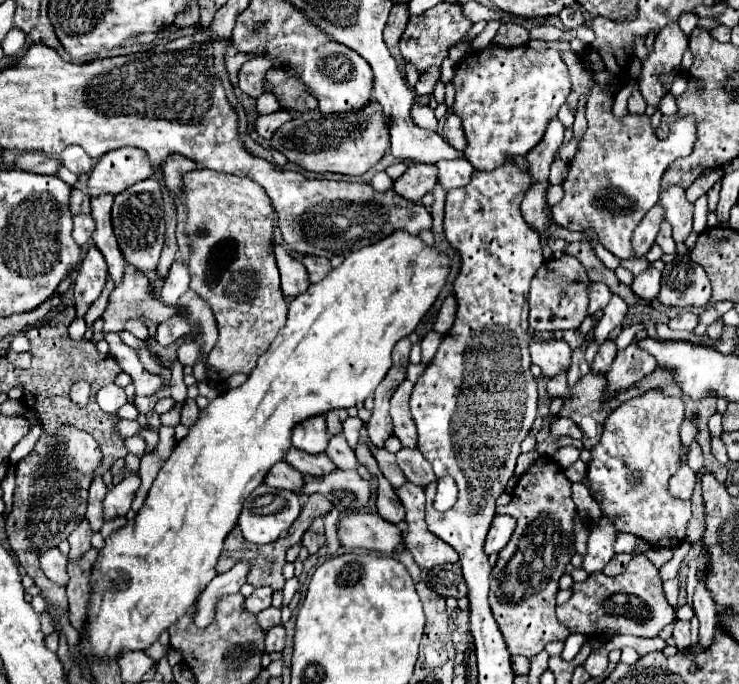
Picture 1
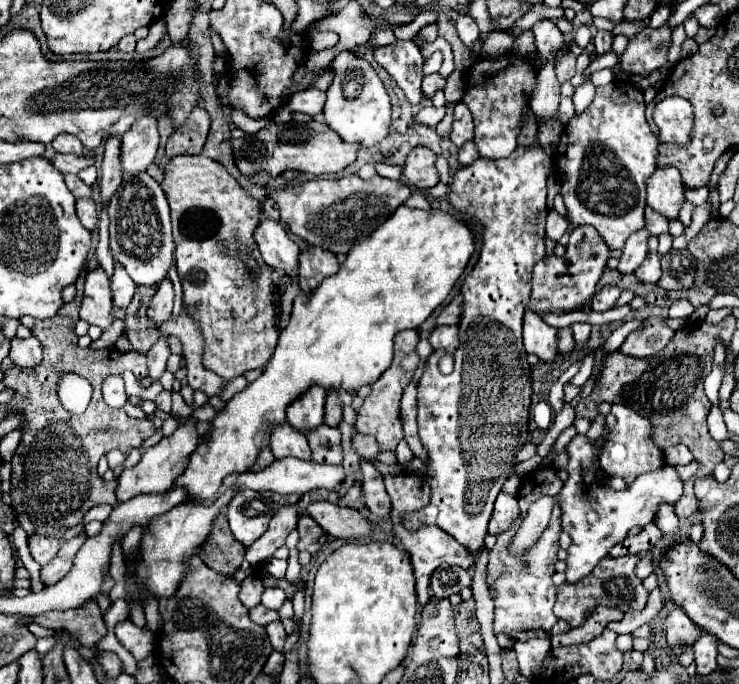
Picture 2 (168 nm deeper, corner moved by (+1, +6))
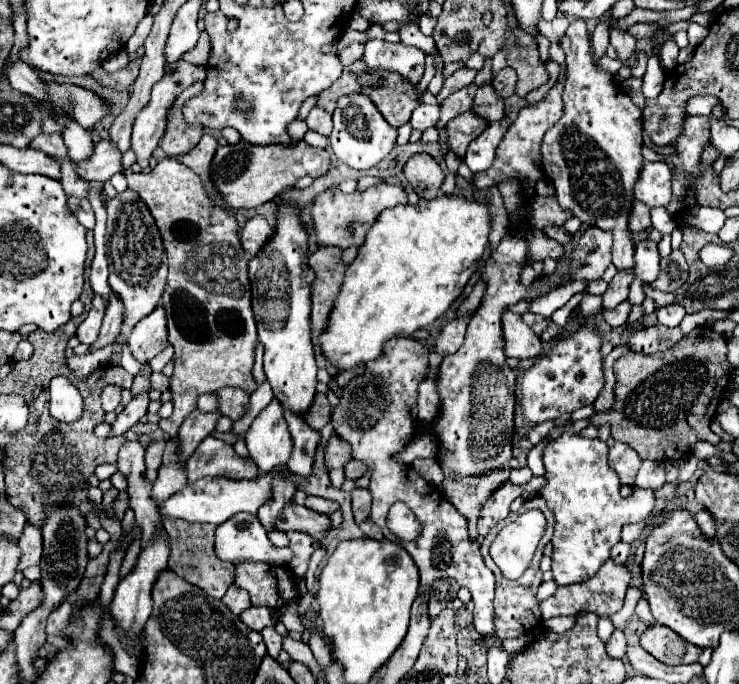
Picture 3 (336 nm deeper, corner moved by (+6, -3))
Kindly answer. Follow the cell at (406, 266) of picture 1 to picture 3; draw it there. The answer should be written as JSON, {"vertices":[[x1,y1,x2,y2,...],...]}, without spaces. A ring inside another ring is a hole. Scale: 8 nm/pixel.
{"vertices":[[440,195,430,201,422,199,416,207,396,205,384,209,366,235,366,243,360,247,356,259,348,265,342,291,330,313,330,323,320,337,324,355,340,369,352,369,356,363,366,363,380,357,382,347,392,337,408,337,416,329,434,323,462,293,488,247,488,235,492,231,492,215,488,201,470,201,458,195]]}

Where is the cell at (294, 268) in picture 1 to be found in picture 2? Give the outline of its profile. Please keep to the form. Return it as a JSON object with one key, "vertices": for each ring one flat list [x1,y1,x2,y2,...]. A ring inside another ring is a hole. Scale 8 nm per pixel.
{"vertices":[[263,218,255,230,255,242,263,260,275,272,295,276,299,268,299,248,279,222]]}

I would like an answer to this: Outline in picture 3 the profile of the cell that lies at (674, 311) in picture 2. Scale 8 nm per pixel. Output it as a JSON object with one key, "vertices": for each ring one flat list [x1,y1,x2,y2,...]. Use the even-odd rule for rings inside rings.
{"vertices":[[672,303,672,305,666,305,666,307,656,307,656,317,658,317,658,323,666,325,666,327,678,327,680,321,684,319,686,311,684,307]]}

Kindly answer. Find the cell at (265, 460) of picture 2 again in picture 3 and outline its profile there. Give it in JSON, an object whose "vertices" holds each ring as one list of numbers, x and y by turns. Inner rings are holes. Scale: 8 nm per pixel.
{"vertices":[[208,435,186,461,188,481,194,483,202,477,228,477,228,479,250,479,256,477,258,467,252,459,236,455,234,447]]}

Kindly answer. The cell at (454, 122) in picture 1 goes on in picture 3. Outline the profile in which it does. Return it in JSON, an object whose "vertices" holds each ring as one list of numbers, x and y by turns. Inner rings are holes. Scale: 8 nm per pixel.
{"vertices":[[470,111,458,115,456,119,452,119,446,127,446,133,448,133,448,141,450,141,450,147,460,155,464,157,470,141,474,141,484,129,488,127,488,123,482,119,478,119,476,115,472,115]]}

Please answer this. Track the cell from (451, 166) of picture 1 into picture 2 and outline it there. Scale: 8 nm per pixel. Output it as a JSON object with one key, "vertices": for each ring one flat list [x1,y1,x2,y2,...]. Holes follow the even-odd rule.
{"vertices":[[467,142,465,146,459,148,459,154,457,154,459,166,471,166,477,158,479,158,479,154,477,154,477,148,473,146,473,142]]}

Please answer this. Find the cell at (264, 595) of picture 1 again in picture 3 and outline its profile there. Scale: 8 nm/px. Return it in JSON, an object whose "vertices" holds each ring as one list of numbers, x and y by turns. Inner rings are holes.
{"vertices":[[236,585,228,587,228,591,222,597,222,601,230,607,230,611,234,615,240,615,242,611,246,611,250,607,250,595,248,595,248,591,244,591,244,589,236,587]]}

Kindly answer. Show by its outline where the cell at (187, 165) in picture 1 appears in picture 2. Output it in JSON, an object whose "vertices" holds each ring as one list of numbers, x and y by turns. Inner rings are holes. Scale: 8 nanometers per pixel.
{"vertices":[[203,106,193,108,189,122,185,122,185,130,173,132,167,140,167,158,175,158,179,154,201,154,209,132,209,114]]}

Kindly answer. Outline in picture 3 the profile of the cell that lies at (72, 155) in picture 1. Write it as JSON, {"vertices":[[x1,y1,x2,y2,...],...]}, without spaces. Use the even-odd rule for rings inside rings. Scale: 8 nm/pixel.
{"vertices":[[52,133,52,135,36,135,36,137,30,141,28,147,38,149,38,151,42,151,42,153,46,153,46,155,58,159,60,163,68,159,68,153,66,153,64,141,62,141,62,137,56,135,56,133]]}

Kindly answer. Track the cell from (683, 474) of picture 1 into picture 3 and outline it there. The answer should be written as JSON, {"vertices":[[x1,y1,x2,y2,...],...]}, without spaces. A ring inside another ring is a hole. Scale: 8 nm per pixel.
{"vertices":[[568,419,564,433,550,441,542,453,546,487,540,495,554,513,552,575,558,585,582,583,596,575,600,565,610,559,612,545,620,541,620,529,626,523,644,521,654,507,654,493,650,489,634,489,628,499,620,495,622,483,608,464,608,452,606,442,574,433,572,419]]}

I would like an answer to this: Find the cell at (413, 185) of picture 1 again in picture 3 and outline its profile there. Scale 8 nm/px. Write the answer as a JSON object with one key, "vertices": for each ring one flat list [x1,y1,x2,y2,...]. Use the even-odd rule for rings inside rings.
{"vertices":[[416,153,408,159,404,173,420,199,432,199,440,195,440,185,446,175,432,155]]}

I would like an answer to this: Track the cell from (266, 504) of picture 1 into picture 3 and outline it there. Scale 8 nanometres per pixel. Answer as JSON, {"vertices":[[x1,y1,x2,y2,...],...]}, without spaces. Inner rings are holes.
{"vertices":[[236,513,232,519,216,527,214,535,214,553,220,557,220,561,228,563,250,563,250,561,262,561,262,563,276,563,276,565,288,565,292,561,292,551,289,547,278,548,270,543,266,529,258,521,256,515,248,513]]}

